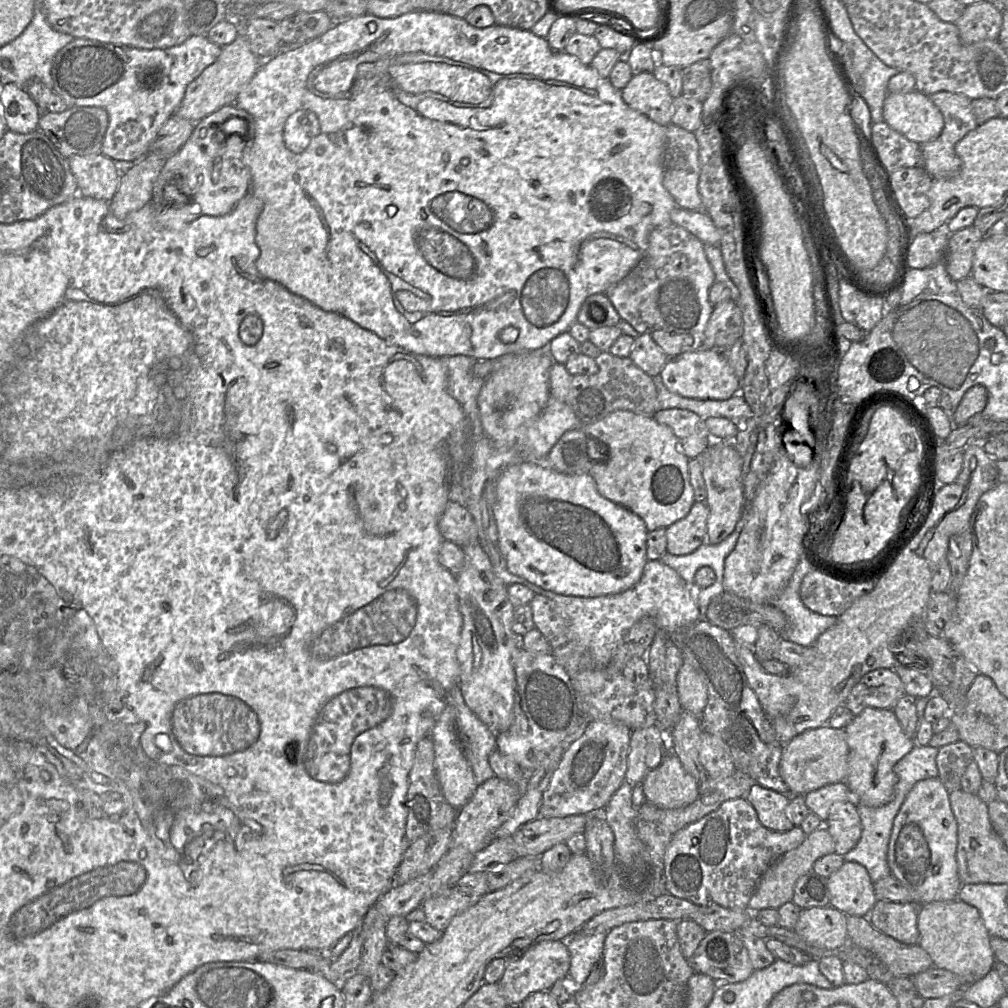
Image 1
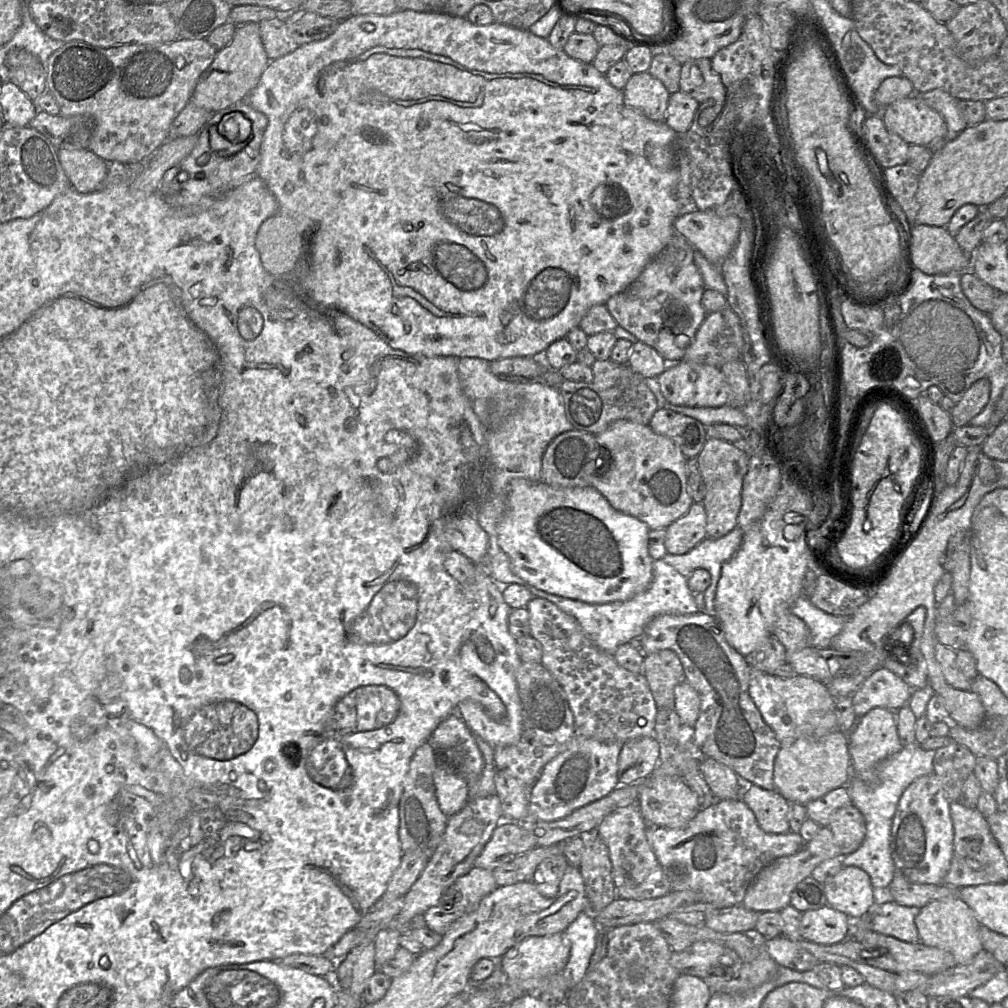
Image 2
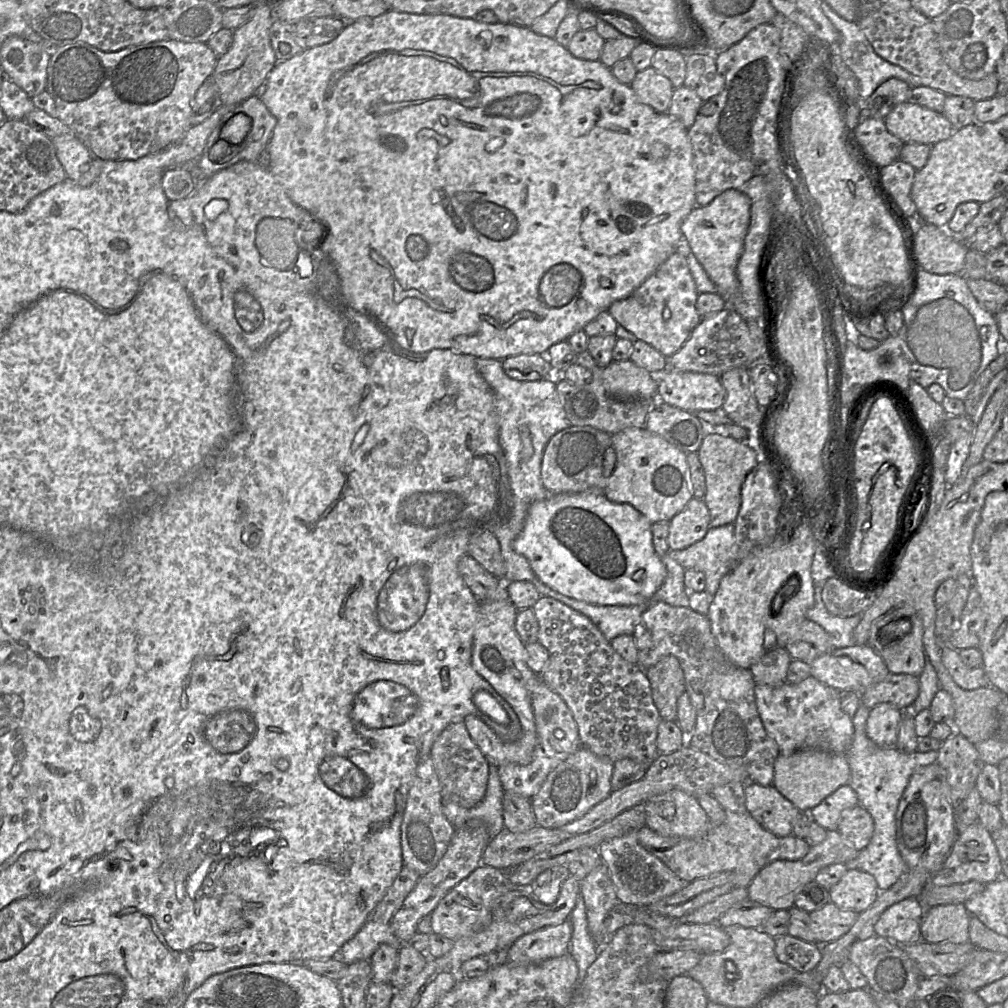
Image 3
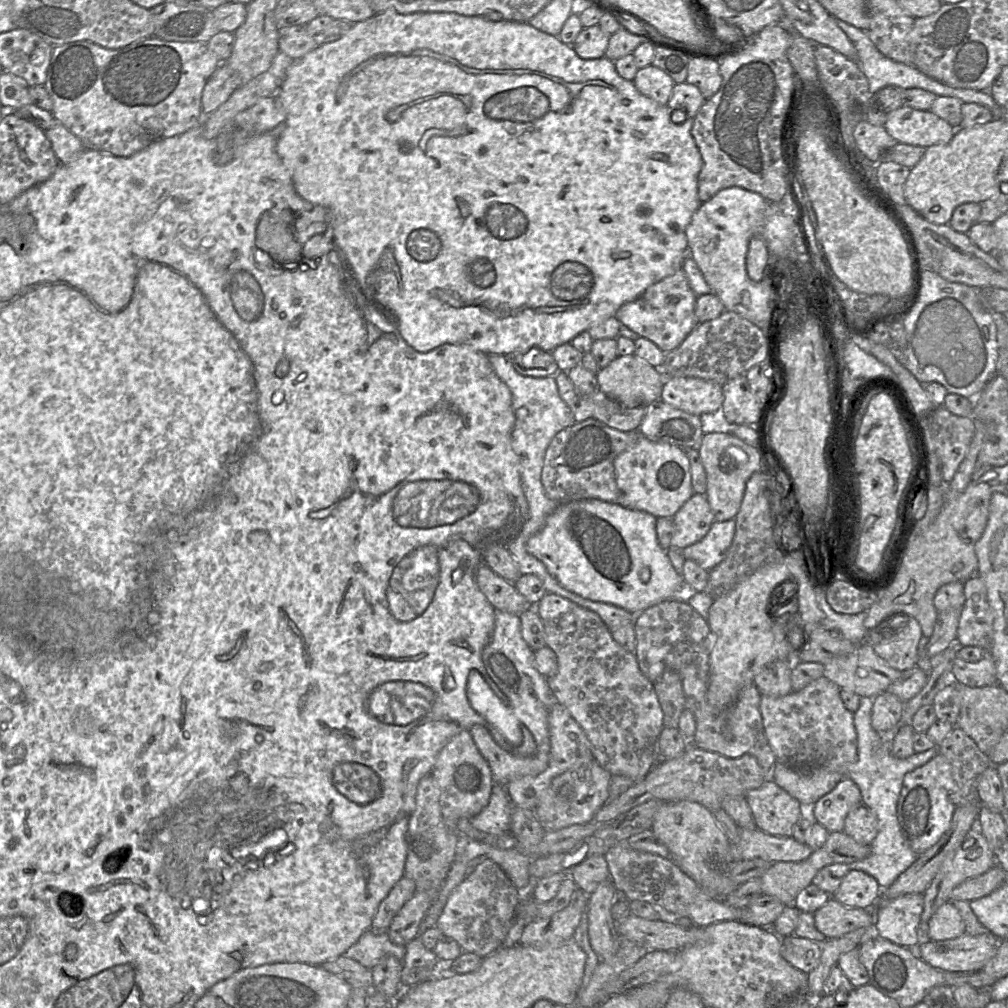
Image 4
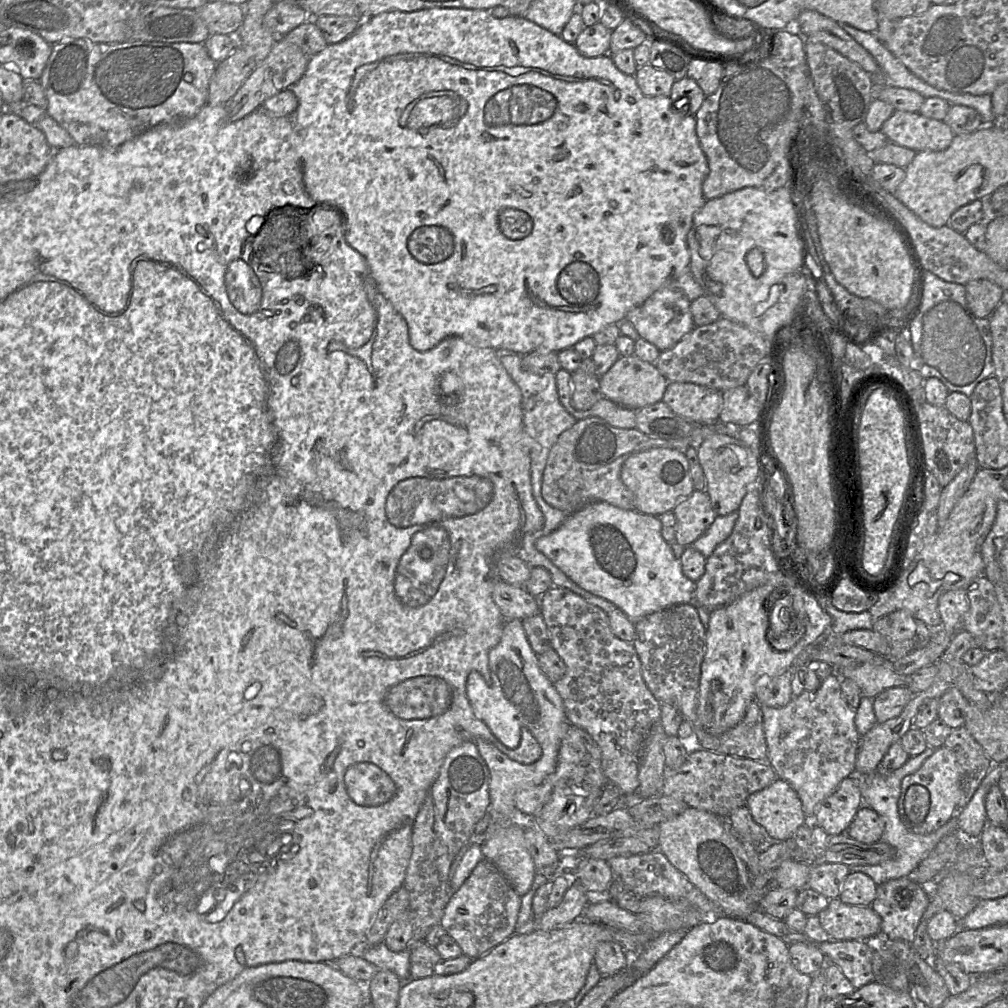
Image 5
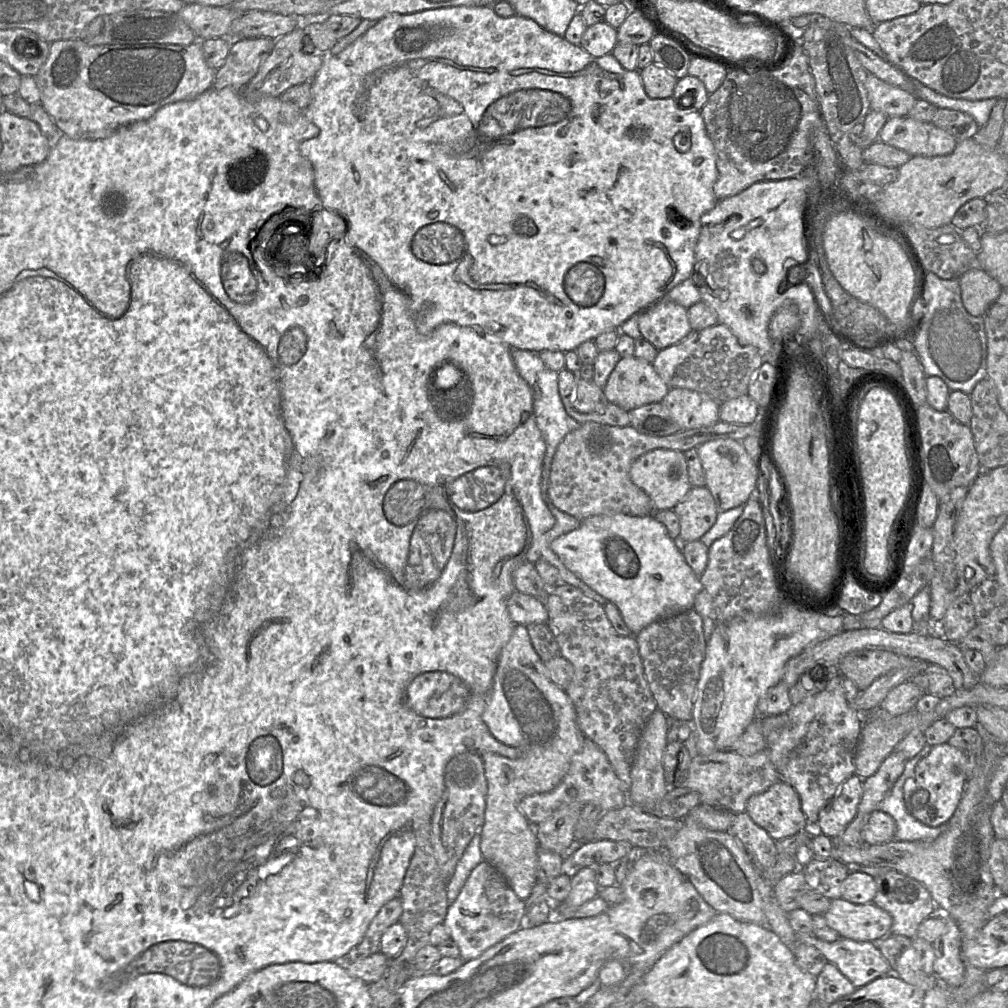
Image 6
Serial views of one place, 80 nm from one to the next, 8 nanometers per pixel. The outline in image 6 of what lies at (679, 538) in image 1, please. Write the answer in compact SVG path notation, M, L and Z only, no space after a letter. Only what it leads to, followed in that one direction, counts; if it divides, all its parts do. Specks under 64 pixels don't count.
M692 486L673 510L679 517L679 536L685 542L700 540L718 515L714 498L706 486Z

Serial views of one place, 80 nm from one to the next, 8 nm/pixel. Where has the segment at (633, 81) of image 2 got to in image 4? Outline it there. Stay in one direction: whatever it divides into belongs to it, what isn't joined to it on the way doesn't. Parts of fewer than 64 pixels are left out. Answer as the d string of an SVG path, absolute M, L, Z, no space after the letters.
M653 65L638 69L633 83L641 94L660 105L667 105L675 84L667 73Z

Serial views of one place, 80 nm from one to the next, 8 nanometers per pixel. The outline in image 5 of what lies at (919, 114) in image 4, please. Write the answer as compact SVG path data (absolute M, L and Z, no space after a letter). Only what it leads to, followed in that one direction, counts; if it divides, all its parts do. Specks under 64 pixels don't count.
M895 110L883 123L880 131L888 141L916 152L945 150L955 136L943 120L899 110Z

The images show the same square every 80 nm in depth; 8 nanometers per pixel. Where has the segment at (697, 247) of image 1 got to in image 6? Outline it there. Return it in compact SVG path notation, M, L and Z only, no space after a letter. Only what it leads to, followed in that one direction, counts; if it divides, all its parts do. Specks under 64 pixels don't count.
M659 300L638 315L642 337L657 350L679 343L692 331L688 309L669 300Z

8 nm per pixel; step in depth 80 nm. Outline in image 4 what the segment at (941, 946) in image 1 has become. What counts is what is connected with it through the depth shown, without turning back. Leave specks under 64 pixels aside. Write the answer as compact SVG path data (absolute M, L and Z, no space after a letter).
M951 901L942 904L928 922L929 937L933 941L957 938L965 933L965 923Z

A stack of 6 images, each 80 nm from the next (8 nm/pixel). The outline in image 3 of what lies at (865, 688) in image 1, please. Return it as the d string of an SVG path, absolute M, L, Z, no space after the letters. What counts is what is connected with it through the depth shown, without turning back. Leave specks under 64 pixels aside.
M889 674L883 681L872 685L860 693L861 704L873 708L879 703L890 703L902 711L911 708L919 693L919 677L910 674Z

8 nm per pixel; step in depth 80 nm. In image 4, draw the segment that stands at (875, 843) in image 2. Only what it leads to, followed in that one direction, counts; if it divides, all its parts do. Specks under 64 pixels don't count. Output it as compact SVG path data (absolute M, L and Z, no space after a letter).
M861 697L860 706L854 713L854 725L857 732L857 759L850 766L847 776L850 777L858 786L861 796L862 804L870 808L876 815L878 820L878 834L871 843L871 852L868 857L863 860L849 864L850 870L863 871L873 876L882 889L886 889L896 879L907 870L918 858L918 854L906 842L897 818L897 804L902 790L903 780L905 774L915 770L930 761L937 753L936 747L920 753L913 753L911 756L900 759L893 756L890 752L890 745L883 742L883 737L880 733L875 731L871 724L871 715L874 698Z

